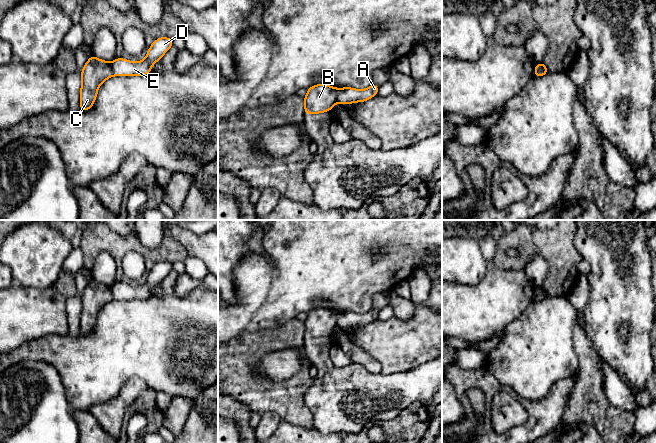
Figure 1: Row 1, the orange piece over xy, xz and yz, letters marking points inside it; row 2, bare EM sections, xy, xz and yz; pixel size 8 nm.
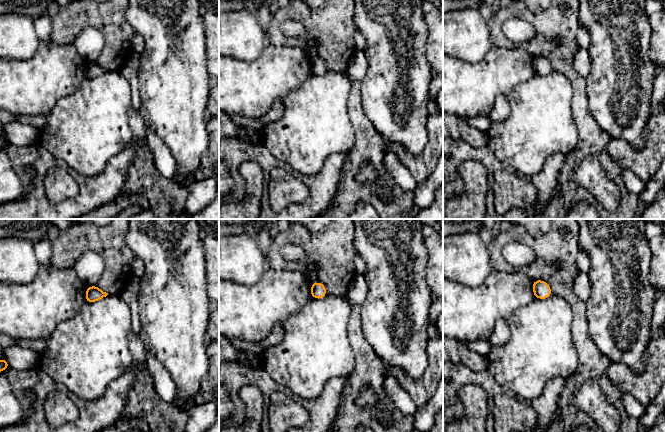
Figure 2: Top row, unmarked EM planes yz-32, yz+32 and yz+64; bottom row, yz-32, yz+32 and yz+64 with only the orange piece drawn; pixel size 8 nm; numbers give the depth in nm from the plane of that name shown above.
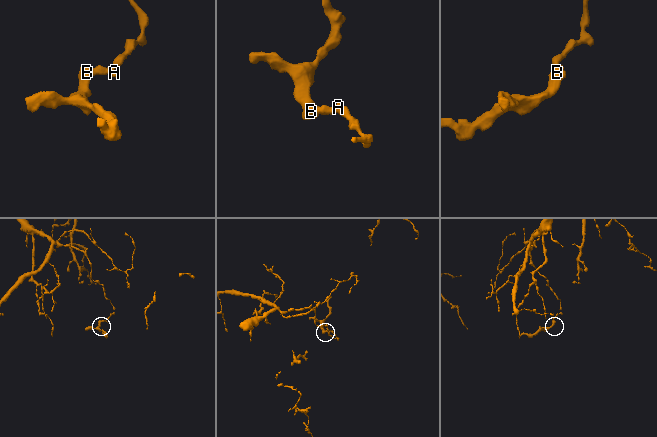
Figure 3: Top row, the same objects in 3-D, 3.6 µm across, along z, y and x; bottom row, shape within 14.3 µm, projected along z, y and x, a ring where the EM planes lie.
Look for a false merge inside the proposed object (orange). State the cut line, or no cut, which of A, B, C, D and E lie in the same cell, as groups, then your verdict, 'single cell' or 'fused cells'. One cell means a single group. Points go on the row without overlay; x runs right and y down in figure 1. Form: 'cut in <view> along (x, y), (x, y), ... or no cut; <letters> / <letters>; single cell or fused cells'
cut in xz along (338, 313), (336, 325); A D E / B C; fused cells

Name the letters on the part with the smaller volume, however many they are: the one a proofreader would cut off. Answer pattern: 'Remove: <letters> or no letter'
Remove: B, C

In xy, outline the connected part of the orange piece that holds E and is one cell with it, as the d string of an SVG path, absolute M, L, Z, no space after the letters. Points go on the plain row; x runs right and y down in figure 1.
M160 261L152 267L145 283L140 286L132 286L127 283L116 282L110 287L113 299L125 301L147 299L151 296L152 289L159 285L172 270L173 263L169 261Z

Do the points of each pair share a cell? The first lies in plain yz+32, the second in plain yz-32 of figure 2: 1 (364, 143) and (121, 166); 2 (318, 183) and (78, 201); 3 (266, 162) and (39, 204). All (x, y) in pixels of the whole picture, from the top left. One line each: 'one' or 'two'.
1: two
2: one
3: one

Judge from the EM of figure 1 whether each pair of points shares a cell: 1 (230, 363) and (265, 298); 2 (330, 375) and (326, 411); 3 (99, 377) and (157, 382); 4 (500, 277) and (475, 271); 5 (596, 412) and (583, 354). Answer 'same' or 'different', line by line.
1: different
2: same
3: same
4: different
5: same

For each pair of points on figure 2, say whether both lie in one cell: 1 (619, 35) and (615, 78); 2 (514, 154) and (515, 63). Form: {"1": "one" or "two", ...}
{"1": "one", "2": "two"}

